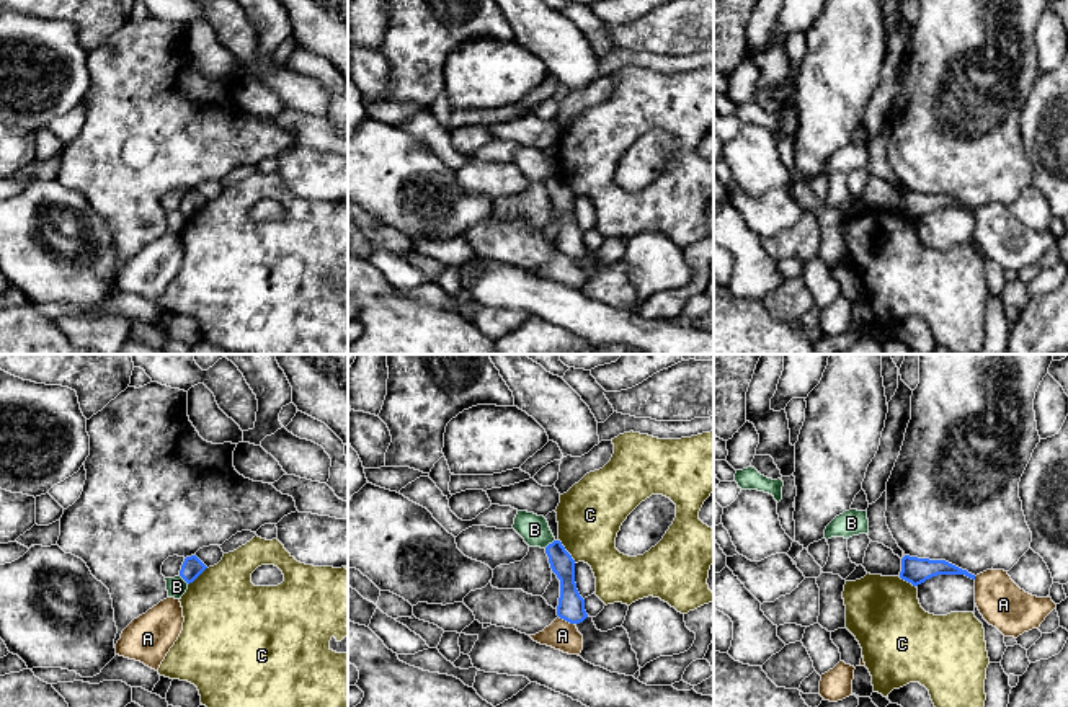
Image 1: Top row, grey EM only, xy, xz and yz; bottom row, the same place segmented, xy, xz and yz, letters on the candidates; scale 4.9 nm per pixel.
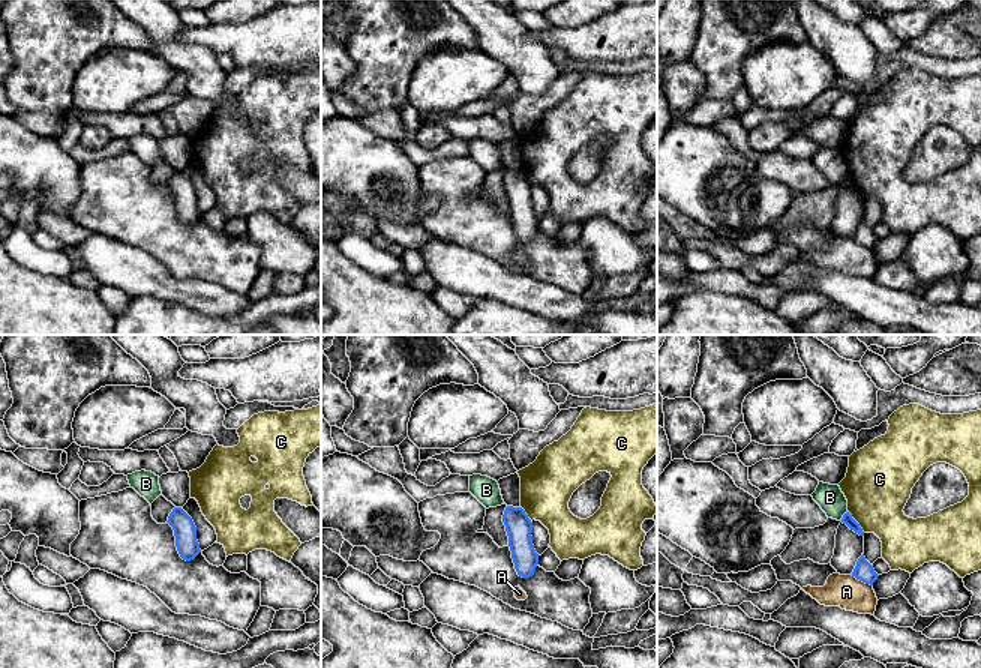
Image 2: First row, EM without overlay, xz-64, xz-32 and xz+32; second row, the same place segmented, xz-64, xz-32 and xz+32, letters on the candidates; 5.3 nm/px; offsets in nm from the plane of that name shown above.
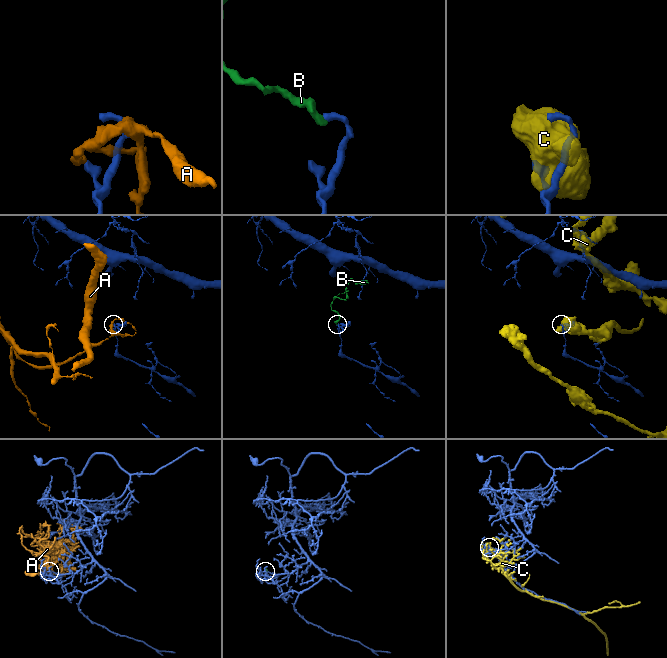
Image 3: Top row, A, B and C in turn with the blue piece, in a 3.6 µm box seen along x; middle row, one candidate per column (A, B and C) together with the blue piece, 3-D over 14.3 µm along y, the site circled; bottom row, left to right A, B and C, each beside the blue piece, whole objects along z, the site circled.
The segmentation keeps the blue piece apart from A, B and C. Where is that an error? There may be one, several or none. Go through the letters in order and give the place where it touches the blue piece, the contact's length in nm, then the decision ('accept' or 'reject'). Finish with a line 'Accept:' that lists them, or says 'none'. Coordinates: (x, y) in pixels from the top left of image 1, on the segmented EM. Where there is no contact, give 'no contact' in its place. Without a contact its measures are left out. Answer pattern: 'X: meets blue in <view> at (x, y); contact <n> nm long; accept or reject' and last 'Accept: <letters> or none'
A: meets blue in xz at (567, 621); contact 90 nm long; reject
B: meets blue in xz at (549, 544); contact 70 nm long; reject
C: meets blue in xz at (565, 551); contact 150 nm long; reject
Accept: none

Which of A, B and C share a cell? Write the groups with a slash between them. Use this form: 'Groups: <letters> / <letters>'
Groups: A / B / C

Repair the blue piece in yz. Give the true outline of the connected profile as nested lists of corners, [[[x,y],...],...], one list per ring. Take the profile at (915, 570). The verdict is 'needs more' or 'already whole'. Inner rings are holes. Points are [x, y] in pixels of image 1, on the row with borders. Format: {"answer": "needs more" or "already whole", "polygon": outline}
{"answer": "already whole", "polygon": [[[905,555],[901,558],[900,578],[911,583],[913,586],[918,586],[937,575],[965,575],[975,580],[975,575],[946,560],[929,560],[929,558],[910,557],[910,555]]]}

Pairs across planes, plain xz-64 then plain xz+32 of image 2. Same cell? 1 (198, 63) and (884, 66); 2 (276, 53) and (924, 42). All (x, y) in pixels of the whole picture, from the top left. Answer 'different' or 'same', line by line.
1: different
2: same

